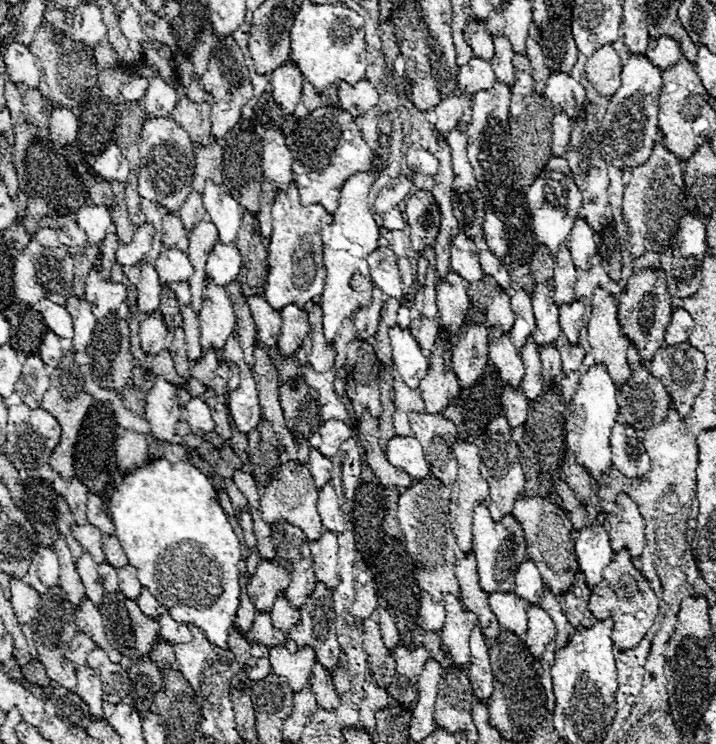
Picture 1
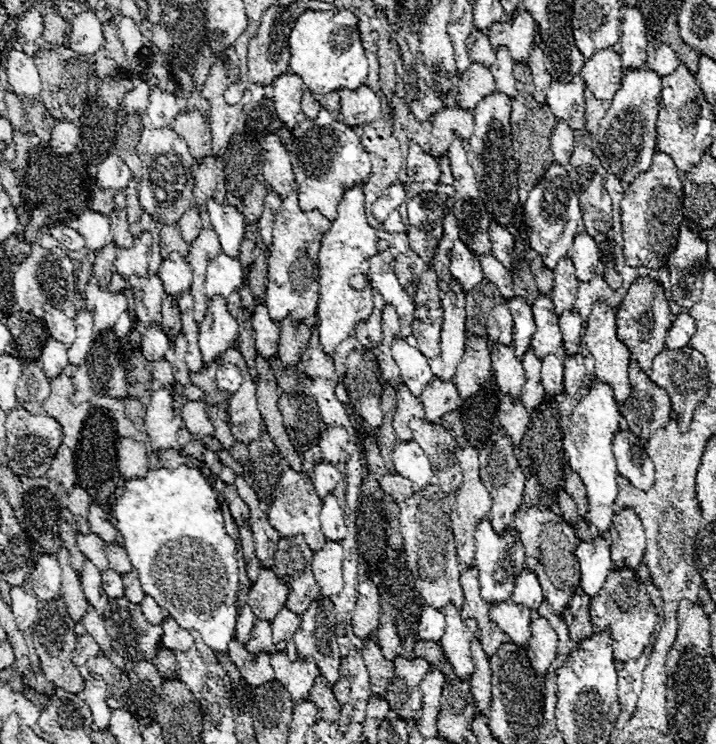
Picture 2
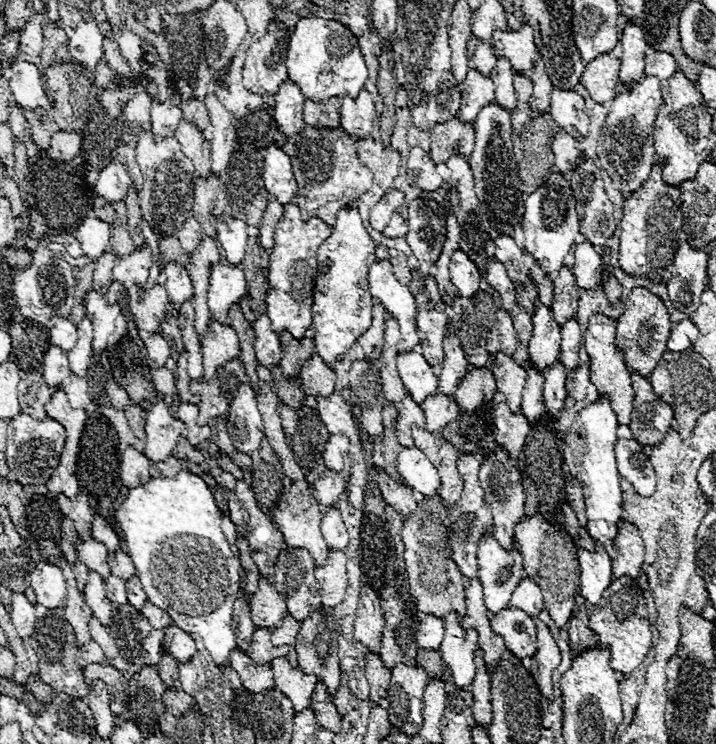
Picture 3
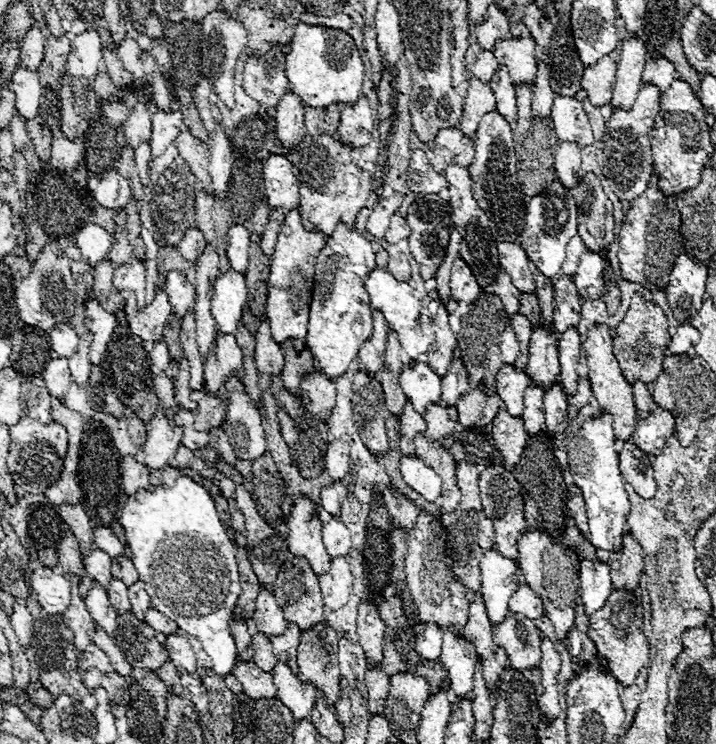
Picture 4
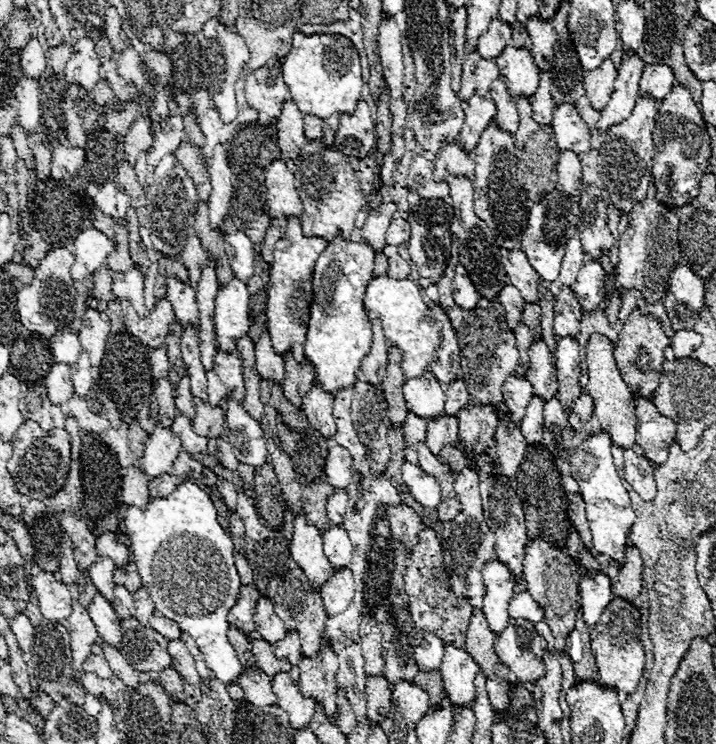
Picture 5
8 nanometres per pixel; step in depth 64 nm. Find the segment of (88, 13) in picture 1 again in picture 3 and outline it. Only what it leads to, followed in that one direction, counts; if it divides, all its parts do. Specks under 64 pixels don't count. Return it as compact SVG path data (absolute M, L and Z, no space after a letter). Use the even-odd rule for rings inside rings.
M82 20L70 36L68 56L72 62L82 64L92 72L102 56L102 46L104 46L104 36L98 24L94 20Z

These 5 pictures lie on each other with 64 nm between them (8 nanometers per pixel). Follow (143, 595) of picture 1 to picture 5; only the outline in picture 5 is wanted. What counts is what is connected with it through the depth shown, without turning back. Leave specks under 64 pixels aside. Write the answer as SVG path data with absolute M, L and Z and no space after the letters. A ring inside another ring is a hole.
M154 612L150 616L150 628L156 630L156 632L160 632L162 636L166 636L168 640L176 640L182 634L182 630L178 628L178 624L174 624L174 620L168 620L166 616L162 616L158 612Z

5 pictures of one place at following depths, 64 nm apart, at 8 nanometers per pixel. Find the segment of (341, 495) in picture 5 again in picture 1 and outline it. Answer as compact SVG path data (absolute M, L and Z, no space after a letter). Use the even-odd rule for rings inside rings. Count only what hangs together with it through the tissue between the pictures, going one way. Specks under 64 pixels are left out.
M310 448L308 470L310 470L310 474L312 474L312 478L314 478L314 482L316 482L316 486L318 486L318 488L322 488L322 486L332 478L330 468L332 468L330 460L328 460L326 456L322 456L316 448Z

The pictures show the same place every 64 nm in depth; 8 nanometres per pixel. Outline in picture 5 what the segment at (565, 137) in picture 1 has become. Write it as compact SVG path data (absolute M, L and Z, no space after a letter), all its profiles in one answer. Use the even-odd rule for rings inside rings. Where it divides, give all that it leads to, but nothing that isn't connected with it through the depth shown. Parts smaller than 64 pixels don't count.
M570 150L560 152L556 172L558 172L558 188L562 192L566 192L568 196L572 196L574 190L578 190L582 186L580 158L576 156L576 152L570 152Z

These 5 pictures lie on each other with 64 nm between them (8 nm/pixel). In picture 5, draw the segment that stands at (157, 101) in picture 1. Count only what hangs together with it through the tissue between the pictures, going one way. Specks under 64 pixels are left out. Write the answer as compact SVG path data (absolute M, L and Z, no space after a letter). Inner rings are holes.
M168 116L168 118L154 118L152 120L152 136L154 144L148 150L148 164L156 166L168 152L176 152L184 138L184 124L182 116Z

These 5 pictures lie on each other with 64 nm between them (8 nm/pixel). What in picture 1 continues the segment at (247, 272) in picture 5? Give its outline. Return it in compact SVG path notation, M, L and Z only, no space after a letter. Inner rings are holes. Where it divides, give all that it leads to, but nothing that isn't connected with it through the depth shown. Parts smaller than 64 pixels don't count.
M212 180L206 182L202 200L204 200L204 208L208 212L208 218L218 228L220 240L226 244L234 242L236 234L240 230L240 218L242 218L244 208L228 192L224 192L220 184L216 184Z

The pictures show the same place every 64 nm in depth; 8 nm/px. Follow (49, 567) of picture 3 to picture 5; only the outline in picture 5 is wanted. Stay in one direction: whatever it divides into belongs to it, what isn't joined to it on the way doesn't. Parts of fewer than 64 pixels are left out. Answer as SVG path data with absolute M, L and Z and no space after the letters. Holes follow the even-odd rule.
M38 572L30 578L30 584L36 592L44 618L62 622L66 616L70 616L70 590L52 572Z

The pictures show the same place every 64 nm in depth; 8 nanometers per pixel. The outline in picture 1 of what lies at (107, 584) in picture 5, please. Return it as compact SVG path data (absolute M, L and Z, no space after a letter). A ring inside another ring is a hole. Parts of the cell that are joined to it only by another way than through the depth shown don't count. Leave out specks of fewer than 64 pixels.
M84 524L84 526L76 526L74 528L74 538L82 544L82 548L86 552L92 554L92 558L102 564L106 562L104 552L102 552L102 532L98 528L94 528L92 524Z

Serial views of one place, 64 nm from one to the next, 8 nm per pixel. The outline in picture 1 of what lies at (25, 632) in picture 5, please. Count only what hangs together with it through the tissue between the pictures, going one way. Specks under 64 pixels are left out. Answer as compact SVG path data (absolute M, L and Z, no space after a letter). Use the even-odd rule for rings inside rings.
M12 576L12 582L10 582L10 602L12 602L12 608L16 612L16 618L20 624L24 622L30 622L36 614L36 606L38 606L38 592L28 586L26 582L22 582L22 578L18 576Z

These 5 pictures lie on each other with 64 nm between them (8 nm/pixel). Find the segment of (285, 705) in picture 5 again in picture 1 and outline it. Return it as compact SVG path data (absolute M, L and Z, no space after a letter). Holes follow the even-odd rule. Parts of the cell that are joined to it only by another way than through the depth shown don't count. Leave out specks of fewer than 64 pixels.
M278 646L278 648L268 648L268 652L270 652L272 672L278 676L284 676L294 692L302 690L302 686L310 678L310 670L316 662L314 650L310 646L304 646L298 652L290 654L284 646Z

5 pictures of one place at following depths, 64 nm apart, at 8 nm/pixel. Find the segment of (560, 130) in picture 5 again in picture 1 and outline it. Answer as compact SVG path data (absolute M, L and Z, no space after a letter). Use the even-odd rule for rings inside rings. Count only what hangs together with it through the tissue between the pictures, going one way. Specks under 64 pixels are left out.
M552 72L546 80L544 94L552 100L556 112L566 112L570 118L584 114L586 92L584 86L566 72Z

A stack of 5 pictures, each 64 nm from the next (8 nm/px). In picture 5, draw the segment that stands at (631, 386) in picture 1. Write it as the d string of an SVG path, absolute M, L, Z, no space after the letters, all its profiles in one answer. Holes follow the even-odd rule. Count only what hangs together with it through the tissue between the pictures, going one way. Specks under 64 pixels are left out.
M636 394L636 446L654 464L666 460L668 448L676 438L676 424L662 416L652 400Z

